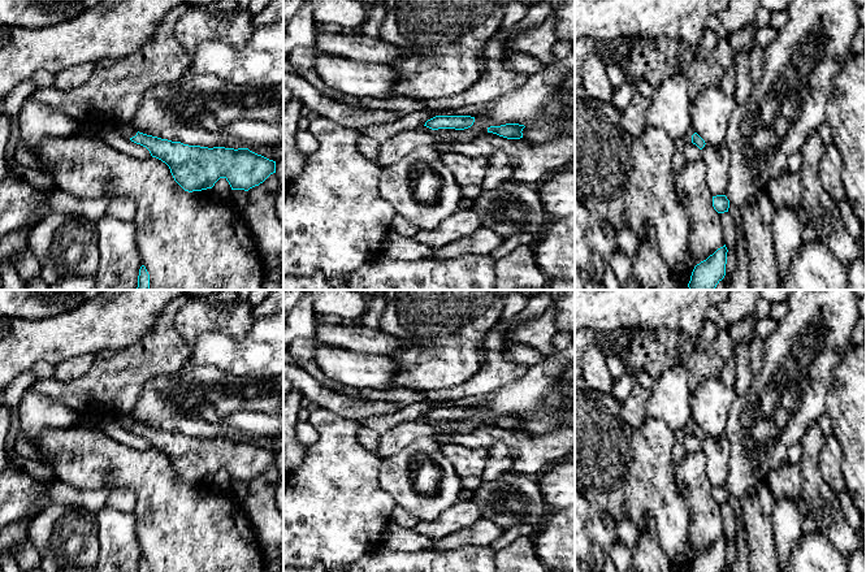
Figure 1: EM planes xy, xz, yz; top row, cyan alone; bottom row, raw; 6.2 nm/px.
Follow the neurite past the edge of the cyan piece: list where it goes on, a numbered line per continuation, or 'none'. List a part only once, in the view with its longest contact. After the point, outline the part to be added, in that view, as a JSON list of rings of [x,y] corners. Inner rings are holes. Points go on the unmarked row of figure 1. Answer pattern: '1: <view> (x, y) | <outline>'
1: xy (121, 417) | [[[111,412],[109,417],[116,420],[120,425],[122,425],[127,430],[135,428],[138,424],[135,420],[131,420],[129,417],[129,412]]]

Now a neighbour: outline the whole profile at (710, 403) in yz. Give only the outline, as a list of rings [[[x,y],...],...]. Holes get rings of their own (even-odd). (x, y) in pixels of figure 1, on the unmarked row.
[[[703,378],[690,396],[692,421],[706,436],[715,439],[723,437],[729,410],[736,398],[735,389],[726,387],[720,380]]]

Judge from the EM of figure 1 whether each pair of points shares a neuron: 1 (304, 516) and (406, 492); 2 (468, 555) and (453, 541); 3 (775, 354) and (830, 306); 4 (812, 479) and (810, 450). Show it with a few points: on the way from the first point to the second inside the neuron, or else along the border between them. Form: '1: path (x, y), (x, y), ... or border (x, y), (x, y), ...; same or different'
1: border (380, 467), (379, 484), (397, 503); different
2: border (489, 545), (429, 549); different
3: path (791, 338), (817, 308); same
4: path (812, 472), (810, 456); same

